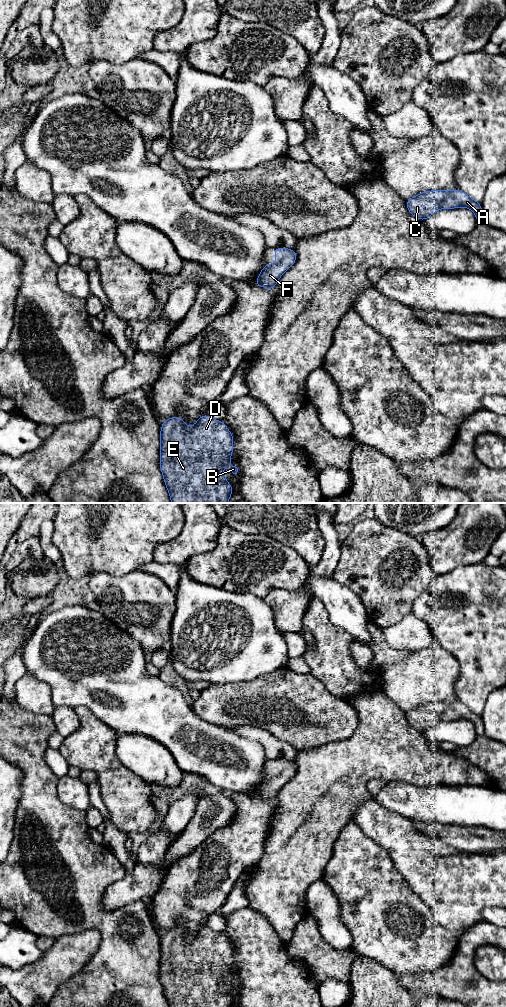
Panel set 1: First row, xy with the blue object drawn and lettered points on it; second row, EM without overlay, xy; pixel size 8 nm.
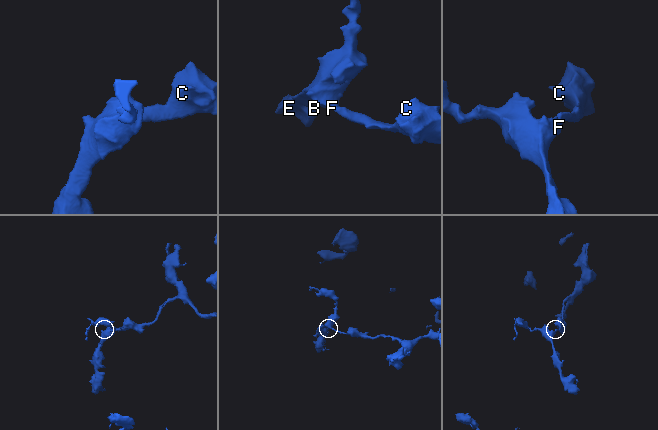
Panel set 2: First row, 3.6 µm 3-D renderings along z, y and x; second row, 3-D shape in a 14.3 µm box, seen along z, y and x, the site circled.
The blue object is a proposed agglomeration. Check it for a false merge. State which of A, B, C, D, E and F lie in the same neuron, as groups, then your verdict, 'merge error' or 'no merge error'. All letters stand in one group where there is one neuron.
groups A B C D E F; no merge error

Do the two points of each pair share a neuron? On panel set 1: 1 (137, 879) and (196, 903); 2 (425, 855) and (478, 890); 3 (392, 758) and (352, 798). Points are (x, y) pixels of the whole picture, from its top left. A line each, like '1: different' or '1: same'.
1: different
2: same
3: same

